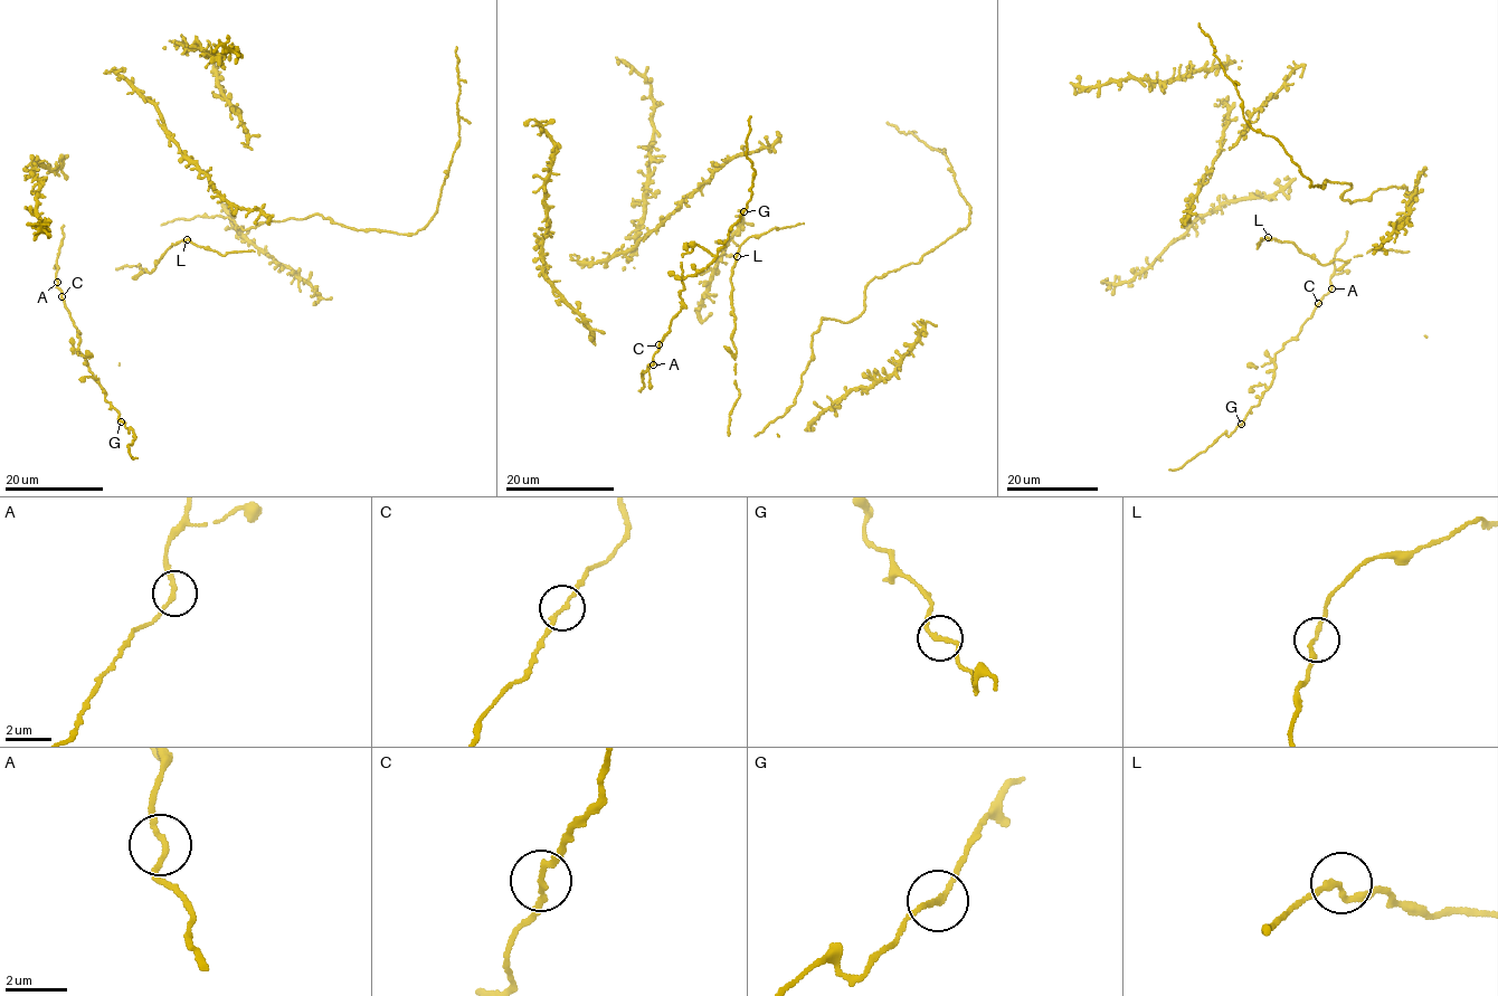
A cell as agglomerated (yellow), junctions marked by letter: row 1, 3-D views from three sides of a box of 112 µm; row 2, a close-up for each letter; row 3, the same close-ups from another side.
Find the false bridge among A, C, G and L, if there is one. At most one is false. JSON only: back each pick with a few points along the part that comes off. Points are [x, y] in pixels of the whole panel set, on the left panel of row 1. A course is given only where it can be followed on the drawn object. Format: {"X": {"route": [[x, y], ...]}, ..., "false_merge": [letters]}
{"false_merge": []}

